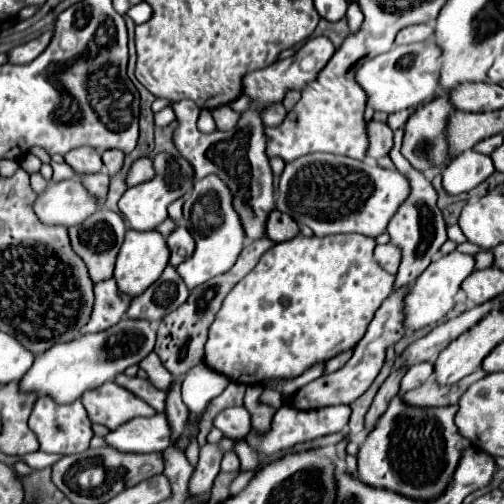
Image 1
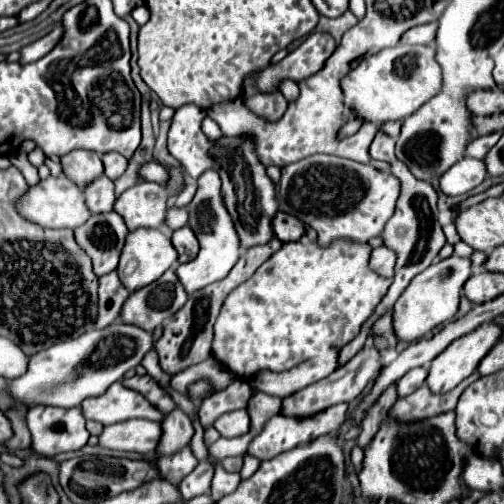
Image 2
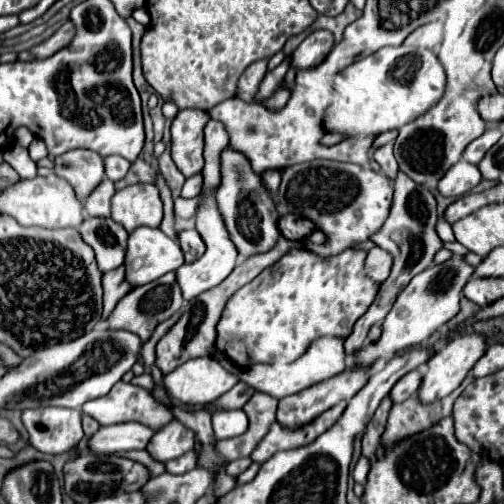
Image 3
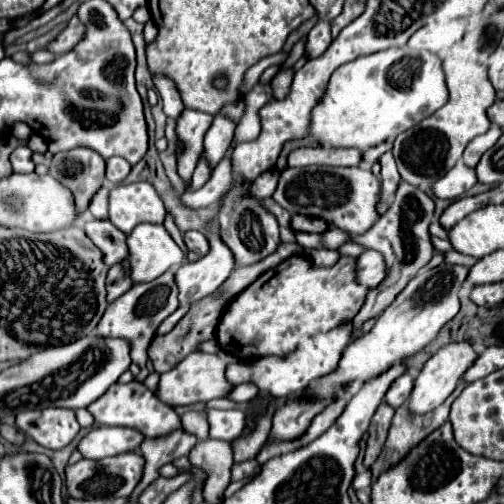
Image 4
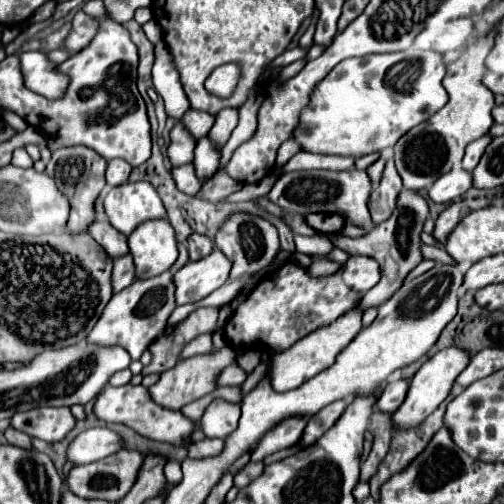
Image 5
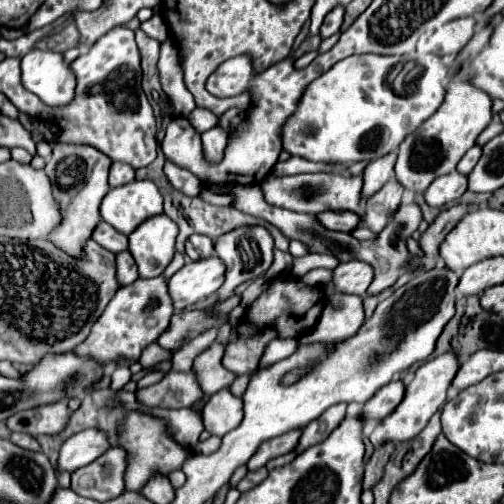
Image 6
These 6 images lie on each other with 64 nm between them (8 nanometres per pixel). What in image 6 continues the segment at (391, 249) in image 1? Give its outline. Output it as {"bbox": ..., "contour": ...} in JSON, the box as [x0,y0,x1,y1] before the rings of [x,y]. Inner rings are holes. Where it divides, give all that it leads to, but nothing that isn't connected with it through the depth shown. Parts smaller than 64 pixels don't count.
{"bbox":[332,260,372,296],"contour":[[[352,260],[346,264],[338,264],[334,268],[332,274],[332,284],[336,286],[338,292],[344,294],[356,294],[356,296],[364,296],[370,282],[372,282],[372,268],[364,262]]]}

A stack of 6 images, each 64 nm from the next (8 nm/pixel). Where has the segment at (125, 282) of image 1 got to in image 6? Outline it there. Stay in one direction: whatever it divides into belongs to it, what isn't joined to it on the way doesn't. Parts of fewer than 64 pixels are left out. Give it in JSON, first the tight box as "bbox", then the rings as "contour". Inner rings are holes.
{"bbox":[128,214,178,278],"contour":[[[160,214],[142,222],[128,236],[128,250],[136,260],[140,278],[154,278],[164,272],[174,258],[176,234],[178,224],[170,220],[170,216]]]}

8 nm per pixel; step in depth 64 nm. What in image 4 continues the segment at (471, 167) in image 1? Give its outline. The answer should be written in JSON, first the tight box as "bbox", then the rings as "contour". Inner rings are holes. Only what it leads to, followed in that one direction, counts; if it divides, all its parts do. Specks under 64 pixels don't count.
{"bbox":[432,162,476,200],"contour":[[[458,162],[448,174],[444,174],[434,186],[432,192],[436,198],[442,200],[456,200],[460,198],[464,192],[468,192],[474,184],[476,184],[476,172],[472,168],[468,168],[466,164]]]}

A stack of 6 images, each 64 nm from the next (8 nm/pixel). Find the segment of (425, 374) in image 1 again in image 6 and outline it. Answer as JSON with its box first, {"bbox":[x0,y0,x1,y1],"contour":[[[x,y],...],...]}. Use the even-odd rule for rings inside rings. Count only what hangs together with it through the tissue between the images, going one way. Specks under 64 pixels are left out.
{"bbox":[360,380,404,422],"contour":[[[400,380],[386,384],[384,388],[380,388],[380,392],[376,392],[376,396],[372,396],[372,400],[368,400],[362,406],[360,418],[382,422],[400,404],[402,396],[404,396],[404,384]]]}

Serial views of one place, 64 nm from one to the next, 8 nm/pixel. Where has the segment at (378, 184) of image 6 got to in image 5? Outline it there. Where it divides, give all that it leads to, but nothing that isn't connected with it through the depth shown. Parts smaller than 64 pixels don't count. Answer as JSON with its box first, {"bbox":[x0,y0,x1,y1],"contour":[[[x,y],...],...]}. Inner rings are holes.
{"bbox":[366,156,386,186],"contour":[[[382,156],[382,158],[378,158],[372,166],[368,166],[368,170],[366,170],[366,172],[368,172],[368,176],[370,176],[370,180],[372,180],[372,184],[374,184],[374,186],[382,180],[382,172],[384,172],[382,168],[384,168],[384,166],[386,166],[386,158],[384,158],[384,156]]]}

